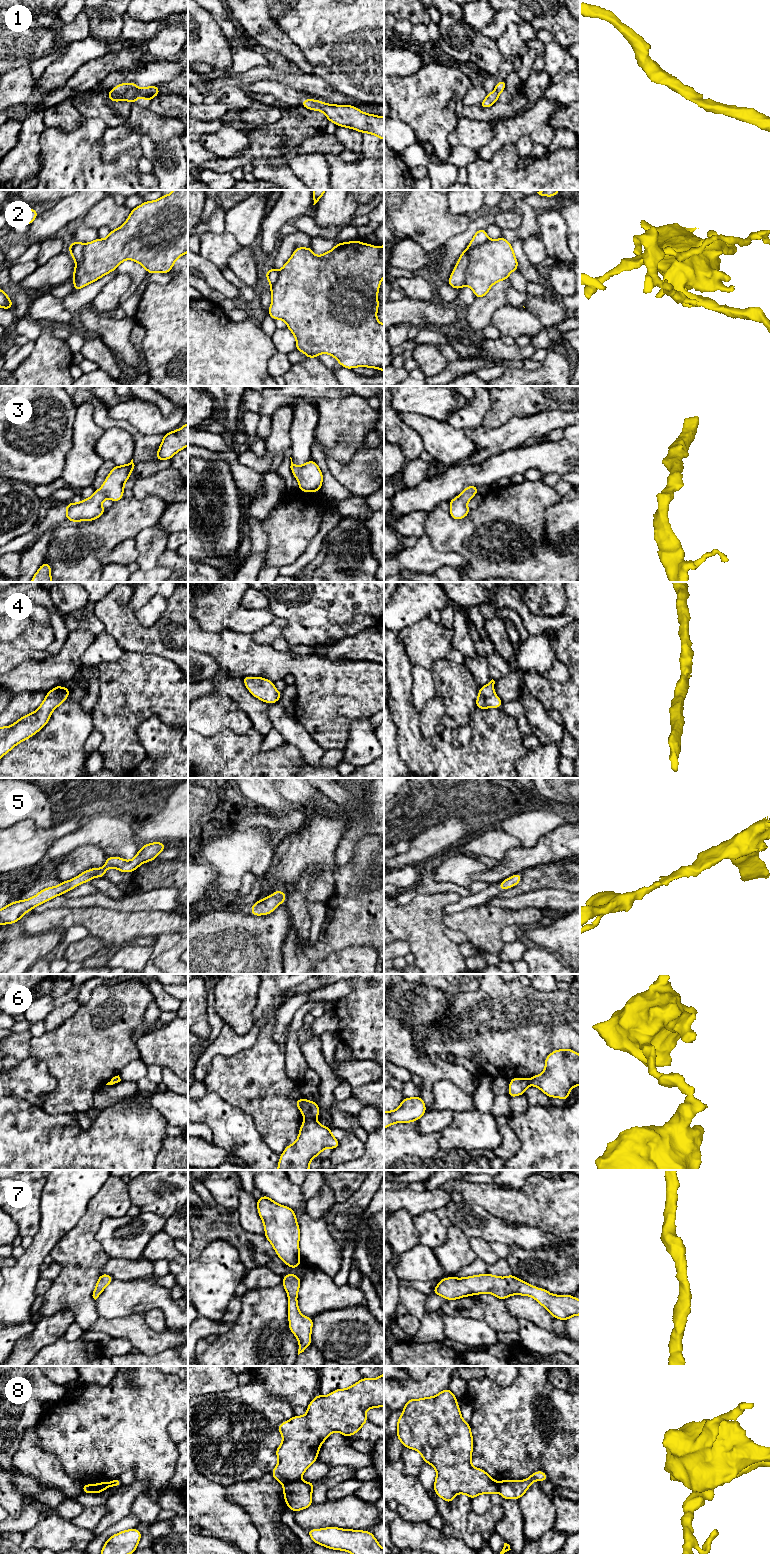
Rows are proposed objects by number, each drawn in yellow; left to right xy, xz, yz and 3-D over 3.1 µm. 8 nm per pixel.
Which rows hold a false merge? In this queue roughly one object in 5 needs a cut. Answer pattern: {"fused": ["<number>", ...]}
{"fused": ["2", "6", "8"]}

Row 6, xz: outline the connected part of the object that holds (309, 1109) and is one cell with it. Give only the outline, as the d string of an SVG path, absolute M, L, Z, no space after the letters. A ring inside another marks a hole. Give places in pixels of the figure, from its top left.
M305 1098L296 1100L295 1105L300 1109L306 1120L317 1118L320 1113L317 1102L308 1101Z

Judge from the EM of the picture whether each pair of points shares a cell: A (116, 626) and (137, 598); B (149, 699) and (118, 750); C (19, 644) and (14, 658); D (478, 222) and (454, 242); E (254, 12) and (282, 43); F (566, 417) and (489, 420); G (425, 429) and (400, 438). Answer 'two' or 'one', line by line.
A: two
B: one
C: one
D: one
E: one
F: two
G: two

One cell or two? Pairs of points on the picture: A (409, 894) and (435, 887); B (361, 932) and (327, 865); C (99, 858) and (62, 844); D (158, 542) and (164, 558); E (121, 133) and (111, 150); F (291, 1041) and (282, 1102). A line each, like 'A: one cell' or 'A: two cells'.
A: one cell
B: two cells
C: two cells
D: two cells
E: one cell
F: two cells

